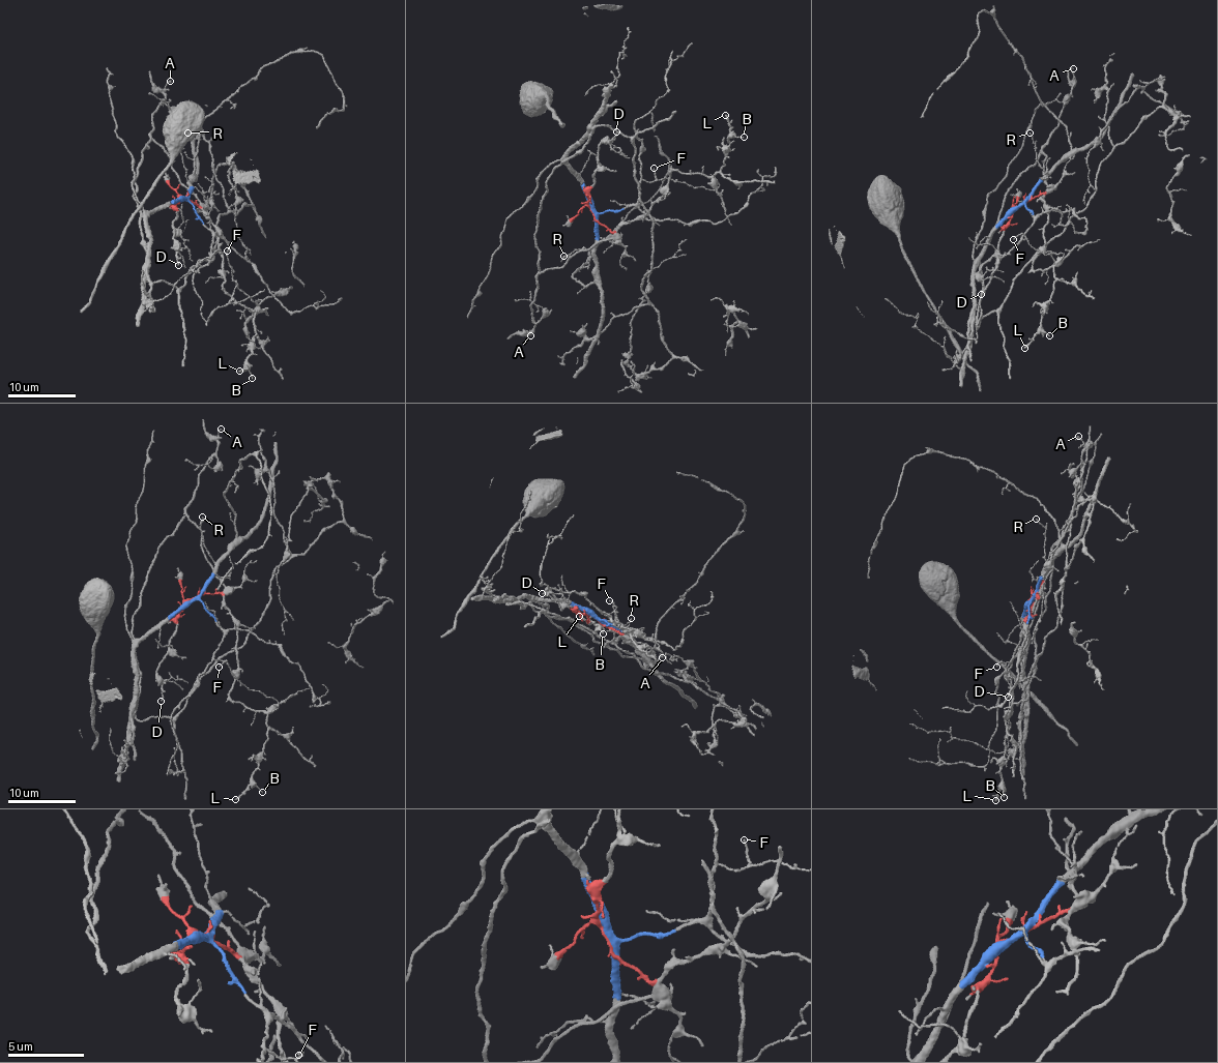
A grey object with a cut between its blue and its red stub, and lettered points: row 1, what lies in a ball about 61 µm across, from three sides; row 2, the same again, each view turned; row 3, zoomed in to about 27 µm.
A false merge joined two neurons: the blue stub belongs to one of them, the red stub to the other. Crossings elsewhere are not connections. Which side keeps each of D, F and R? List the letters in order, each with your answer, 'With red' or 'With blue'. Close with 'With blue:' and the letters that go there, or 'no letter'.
D: With red
F: With blue
R: With blue
With blue: F, R

